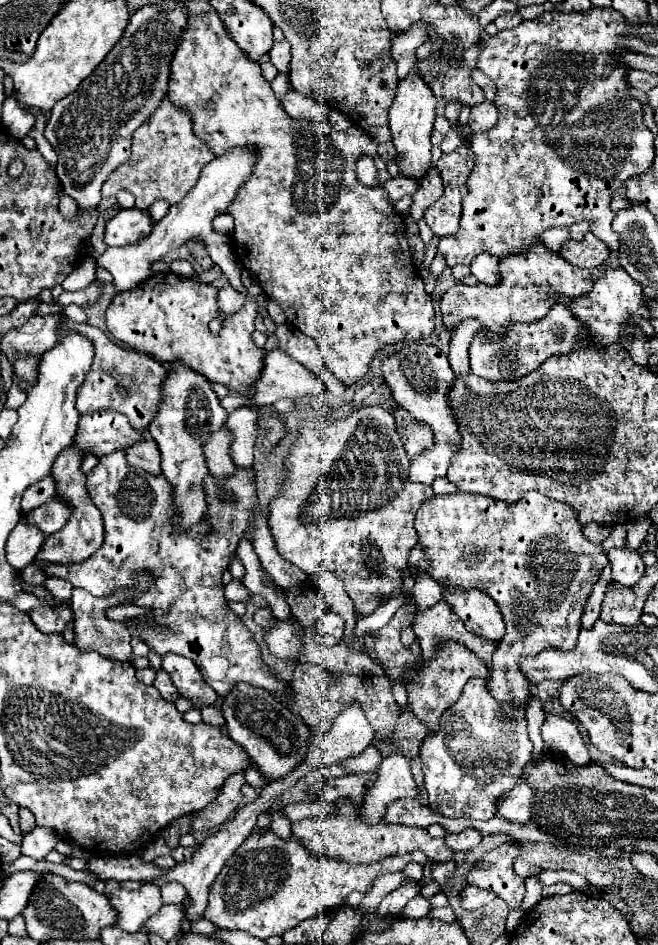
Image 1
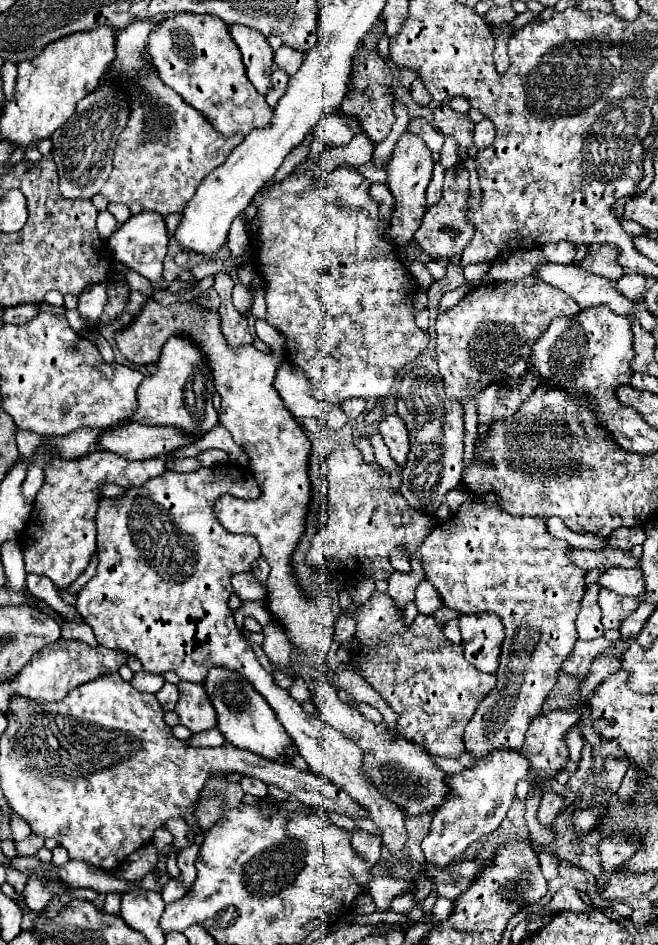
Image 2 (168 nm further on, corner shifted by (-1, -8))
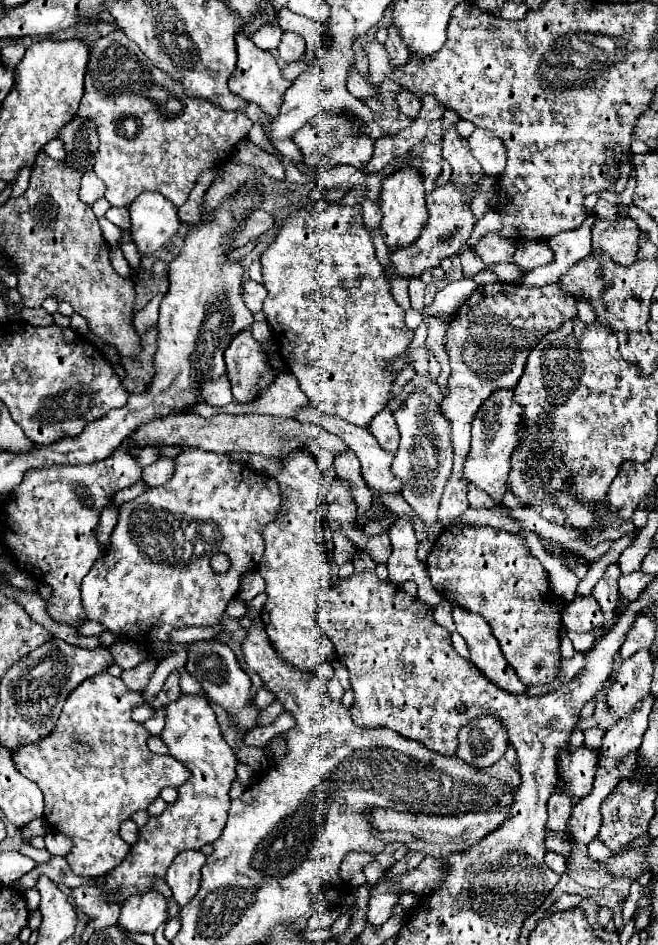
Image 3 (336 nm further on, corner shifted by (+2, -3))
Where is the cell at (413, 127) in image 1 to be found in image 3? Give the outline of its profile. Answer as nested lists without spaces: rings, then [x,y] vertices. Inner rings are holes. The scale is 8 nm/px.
[[[405,165],[405,167],[395,169],[393,173],[385,175],[385,179],[381,181],[381,187],[383,189],[379,195],[379,205],[381,205],[381,213],[383,213],[383,221],[381,221],[381,233],[385,235],[383,239],[393,249],[407,247],[419,237],[421,229],[425,227],[425,219],[427,219],[421,171],[413,165]]]

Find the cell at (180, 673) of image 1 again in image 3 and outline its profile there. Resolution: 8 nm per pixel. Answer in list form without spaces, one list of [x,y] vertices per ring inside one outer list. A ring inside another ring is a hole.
[[[183,693],[181,699],[167,703],[161,739],[167,743],[169,753],[191,769],[191,777],[179,787],[179,799],[173,805],[167,805],[159,817],[151,817],[149,823],[141,827],[139,841],[131,847],[129,855],[105,877],[107,893],[113,893],[113,889],[121,891],[119,899],[113,897],[111,901],[123,901],[129,895],[153,889],[153,877],[165,877],[165,871],[177,853],[185,849],[201,849],[203,845],[213,843],[227,821],[229,789],[235,781],[237,761],[231,747],[223,741],[221,729],[215,721],[215,711],[207,697]]]

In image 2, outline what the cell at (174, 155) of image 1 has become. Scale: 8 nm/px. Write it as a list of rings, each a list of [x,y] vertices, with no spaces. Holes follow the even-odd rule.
[[[136,22],[120,30],[116,36],[116,58],[108,66],[106,78],[120,80],[120,86],[130,100],[130,114],[128,126],[118,136],[114,148],[114,168],[100,192],[108,202],[126,204],[132,214],[156,210],[166,216],[184,212],[184,206],[194,196],[202,178],[218,168],[244,136],[222,136],[198,110],[188,106],[180,94],[162,84],[158,70],[146,52],[148,32],[154,24],[156,22]]]

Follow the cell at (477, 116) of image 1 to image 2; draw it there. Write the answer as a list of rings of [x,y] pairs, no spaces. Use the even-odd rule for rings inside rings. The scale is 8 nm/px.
[[[482,120],[476,124],[474,128],[474,146],[478,150],[484,150],[488,148],[492,142],[494,142],[494,136],[496,136],[496,130],[494,130],[494,124],[490,120]]]

